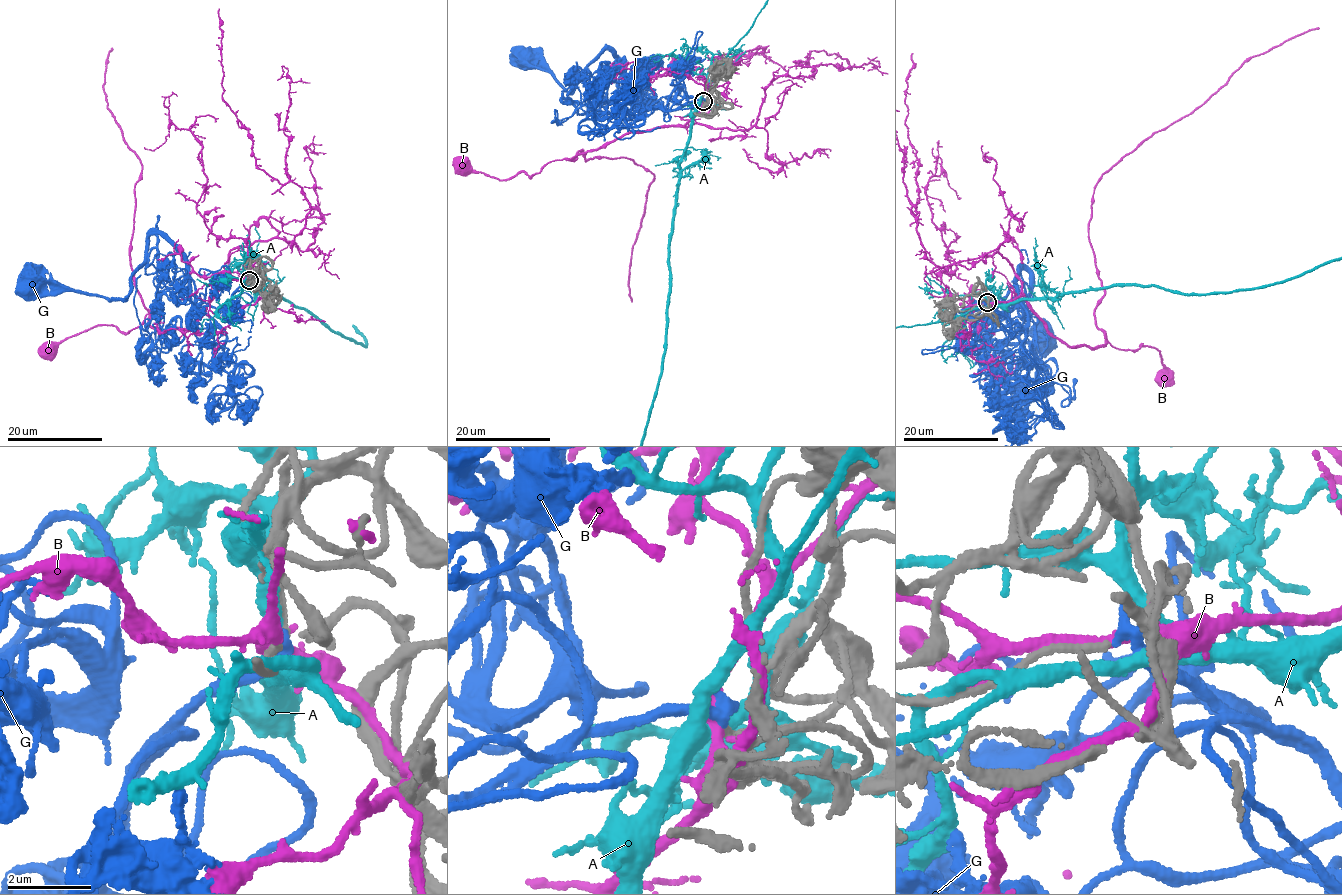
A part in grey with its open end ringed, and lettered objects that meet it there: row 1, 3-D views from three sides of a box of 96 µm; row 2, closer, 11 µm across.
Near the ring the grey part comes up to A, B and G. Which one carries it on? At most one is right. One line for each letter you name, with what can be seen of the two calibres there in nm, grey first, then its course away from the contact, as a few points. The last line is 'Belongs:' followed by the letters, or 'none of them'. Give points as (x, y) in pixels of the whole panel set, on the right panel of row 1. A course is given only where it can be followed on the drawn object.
G: calibres 150 and 400 nm; course (987, 302), (1027, 331), (1025, 283), (992, 343), (1043, 342)
Belongs: G

